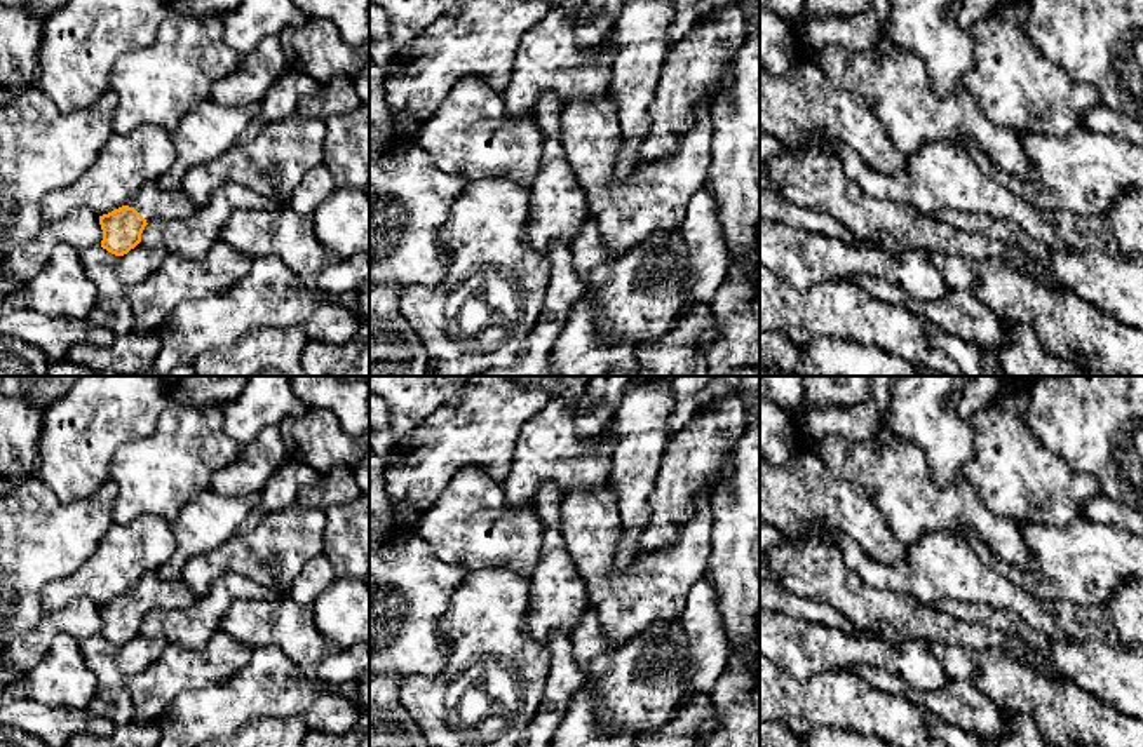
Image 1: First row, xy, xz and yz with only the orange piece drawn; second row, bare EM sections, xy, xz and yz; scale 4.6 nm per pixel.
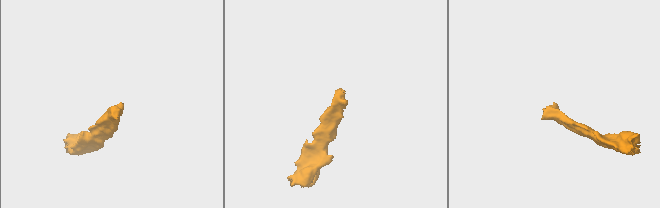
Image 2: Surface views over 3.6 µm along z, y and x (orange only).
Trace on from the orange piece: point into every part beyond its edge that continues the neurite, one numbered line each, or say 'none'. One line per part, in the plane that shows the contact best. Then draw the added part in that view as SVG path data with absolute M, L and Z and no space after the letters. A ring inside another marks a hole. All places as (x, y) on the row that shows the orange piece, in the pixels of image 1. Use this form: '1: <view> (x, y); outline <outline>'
1: xy (152, 202); outline M157 181L145 183L125 205L134 207L146 223L186 219L197 211L181 188L164 190Z

